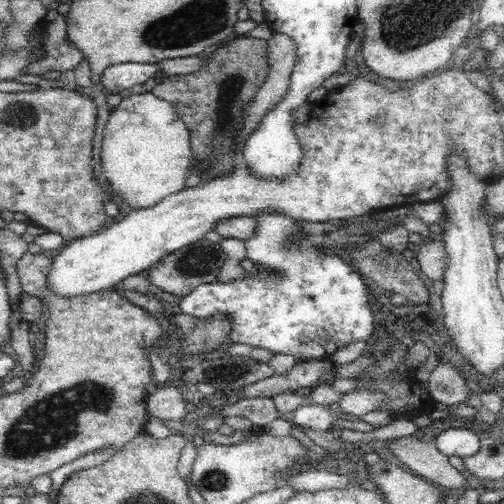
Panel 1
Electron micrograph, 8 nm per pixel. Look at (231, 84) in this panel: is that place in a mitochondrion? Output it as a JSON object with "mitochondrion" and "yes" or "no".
{"mitochondrion":"yes"}

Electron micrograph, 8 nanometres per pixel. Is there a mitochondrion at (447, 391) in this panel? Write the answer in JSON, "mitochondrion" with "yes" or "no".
{"mitochondrion":"no"}

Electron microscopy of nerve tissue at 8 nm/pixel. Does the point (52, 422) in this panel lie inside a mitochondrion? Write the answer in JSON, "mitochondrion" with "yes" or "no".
{"mitochondrion":"yes"}

